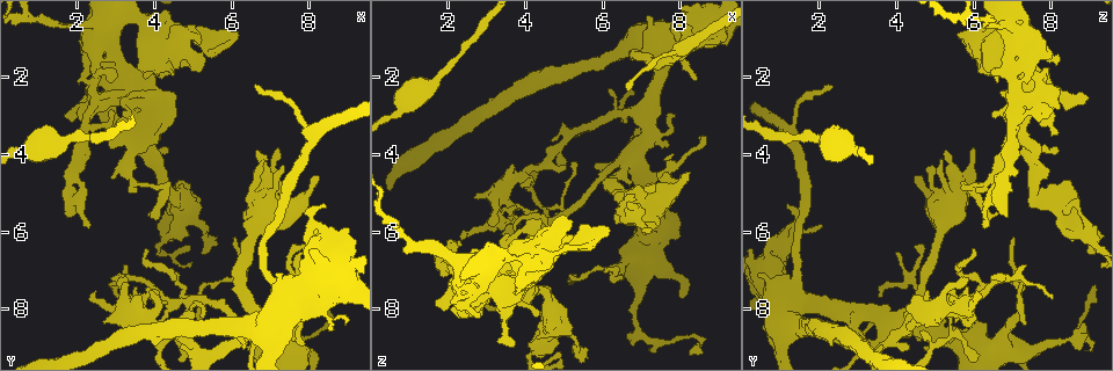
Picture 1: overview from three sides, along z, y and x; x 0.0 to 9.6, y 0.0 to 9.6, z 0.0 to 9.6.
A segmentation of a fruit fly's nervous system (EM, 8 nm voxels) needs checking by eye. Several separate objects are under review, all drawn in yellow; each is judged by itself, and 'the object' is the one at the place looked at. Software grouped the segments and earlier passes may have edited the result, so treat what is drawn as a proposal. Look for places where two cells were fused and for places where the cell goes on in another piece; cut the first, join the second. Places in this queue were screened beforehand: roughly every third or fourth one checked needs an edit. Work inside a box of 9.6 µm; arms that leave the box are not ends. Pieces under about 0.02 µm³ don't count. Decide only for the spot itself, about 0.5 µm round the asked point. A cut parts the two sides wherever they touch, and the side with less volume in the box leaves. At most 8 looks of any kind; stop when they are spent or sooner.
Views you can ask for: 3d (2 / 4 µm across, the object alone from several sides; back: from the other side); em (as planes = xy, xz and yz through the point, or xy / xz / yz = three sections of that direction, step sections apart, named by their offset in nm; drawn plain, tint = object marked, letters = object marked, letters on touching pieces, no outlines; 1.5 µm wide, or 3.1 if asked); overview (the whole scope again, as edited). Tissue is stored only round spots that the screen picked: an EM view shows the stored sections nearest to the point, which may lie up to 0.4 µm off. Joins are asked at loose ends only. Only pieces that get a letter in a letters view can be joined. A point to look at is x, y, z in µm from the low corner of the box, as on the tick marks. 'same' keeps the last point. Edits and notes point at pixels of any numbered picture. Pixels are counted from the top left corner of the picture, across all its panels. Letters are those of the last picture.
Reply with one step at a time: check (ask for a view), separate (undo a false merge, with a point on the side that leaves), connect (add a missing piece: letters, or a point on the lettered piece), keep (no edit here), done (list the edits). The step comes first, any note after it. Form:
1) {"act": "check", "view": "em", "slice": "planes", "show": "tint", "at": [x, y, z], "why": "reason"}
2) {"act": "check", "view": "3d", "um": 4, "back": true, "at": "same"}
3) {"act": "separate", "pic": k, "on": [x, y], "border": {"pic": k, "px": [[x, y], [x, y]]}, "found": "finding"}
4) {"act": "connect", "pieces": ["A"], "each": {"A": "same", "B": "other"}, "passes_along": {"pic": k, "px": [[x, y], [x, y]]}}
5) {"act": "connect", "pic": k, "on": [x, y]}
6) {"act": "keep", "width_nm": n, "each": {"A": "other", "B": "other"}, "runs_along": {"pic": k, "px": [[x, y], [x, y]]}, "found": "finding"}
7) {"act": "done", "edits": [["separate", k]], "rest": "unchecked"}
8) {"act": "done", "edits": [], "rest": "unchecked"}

{"act": "check", "view": "em", "slice": "planes", "show": "letters", "at": [3.85, 5.55, 6.60], "why": "thin end"}

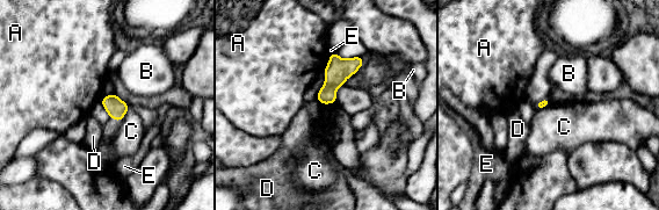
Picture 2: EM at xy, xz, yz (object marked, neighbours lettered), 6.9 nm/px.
{"act": "keep", "each": {"A": "other", "B": "other", "C": "other", "D": "other", "E": "other"}, "found": "no lettered piece goes on from it"}

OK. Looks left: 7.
{"act": "check", "view": "em", "slice": "planes", "show": "tint", "at": [1.70, 3.10, 7.85], "why": "free end"}

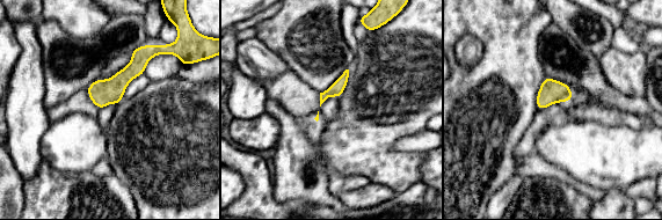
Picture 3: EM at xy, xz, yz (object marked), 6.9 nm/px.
{"act": "check", "view": "em", "slice": "planes", "show": "letters", "at": "same", "why": "see the neighbours"}

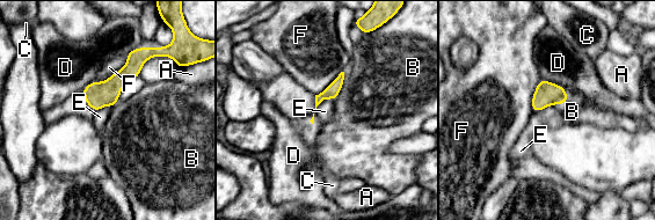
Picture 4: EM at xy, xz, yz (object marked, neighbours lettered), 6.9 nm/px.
{"act": "keep", "each": {"A": "other", "B": "other", "C": "other", "D": "other", "E": "other", "F": "other"}, "border": {"pic": 4, "px": [[561, 103], [547, 105], [533, 112]]}, "found": "no lettered piece goes on from it"}

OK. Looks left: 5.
{"act": "check", "view": "em", "slice": "planes", "show": "tint", "at": [3.80, 2.60, 8.95]}

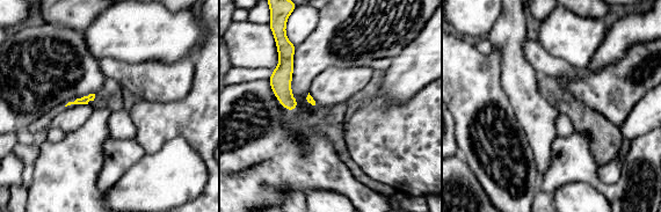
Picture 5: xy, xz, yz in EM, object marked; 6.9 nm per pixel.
{"act": "check", "view": "em", "slice": "planes", "show": "letters", "at": "same"}

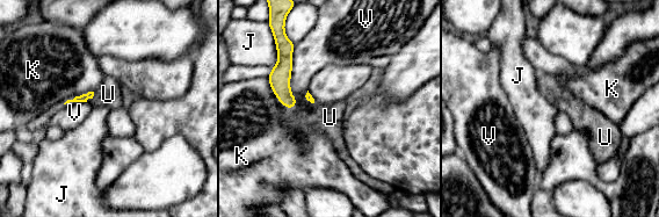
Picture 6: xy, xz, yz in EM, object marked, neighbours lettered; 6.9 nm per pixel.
{"act": "connect", "pieces": ["U"], "each": {"J": "other", "K": "other", "U": "same", "V": "other"}, "passes_along": {"pic": 6, "px": [[82, 98], [91, 98], [108, 94]]}, "found": "the cell continues"}

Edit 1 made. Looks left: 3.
{"act": "done", "edits": [["connect", 6]], "rest": "unchecked"}

